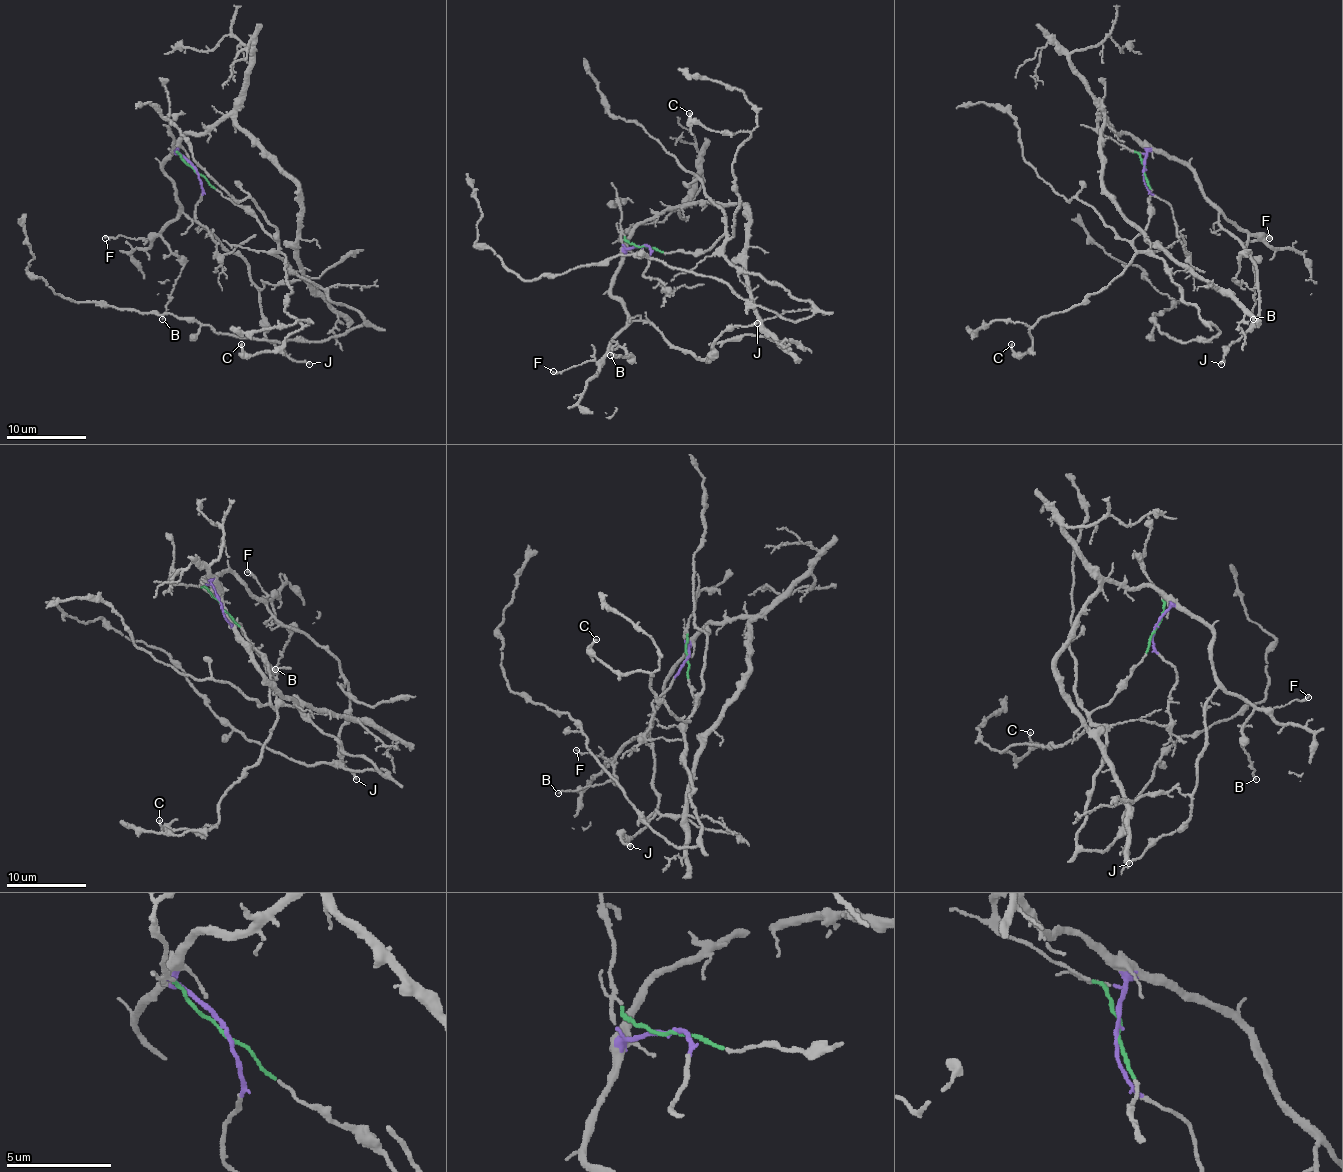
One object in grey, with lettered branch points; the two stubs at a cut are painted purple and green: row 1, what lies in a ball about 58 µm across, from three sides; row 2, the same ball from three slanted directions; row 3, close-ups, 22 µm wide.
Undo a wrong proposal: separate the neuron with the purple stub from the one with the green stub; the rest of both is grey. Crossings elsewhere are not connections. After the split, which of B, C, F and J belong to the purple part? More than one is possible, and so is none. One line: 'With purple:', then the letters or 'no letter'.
With purple: B, F, J

